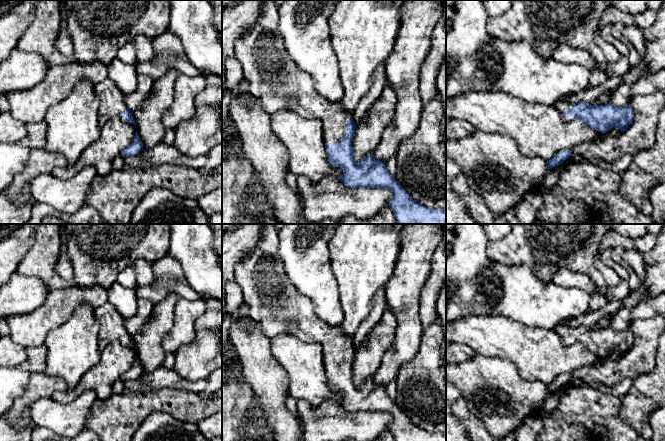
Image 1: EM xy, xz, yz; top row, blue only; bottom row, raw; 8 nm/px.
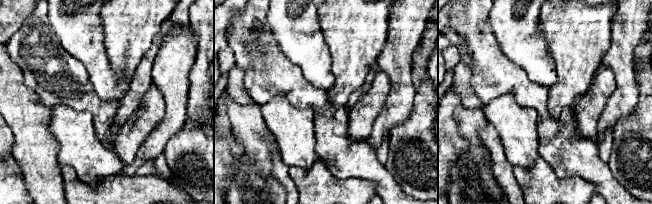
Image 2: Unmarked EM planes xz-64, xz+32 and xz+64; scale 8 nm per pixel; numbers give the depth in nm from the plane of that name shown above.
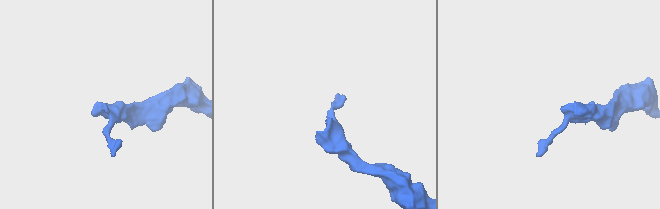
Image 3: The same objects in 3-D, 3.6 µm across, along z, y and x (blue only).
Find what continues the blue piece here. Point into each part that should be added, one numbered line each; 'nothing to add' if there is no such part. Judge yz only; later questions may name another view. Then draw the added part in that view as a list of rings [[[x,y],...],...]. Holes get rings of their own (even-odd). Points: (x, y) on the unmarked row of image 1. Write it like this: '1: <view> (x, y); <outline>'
1: yz (562, 329); [[[562,321],[560,322],[555,328],[554,330],[556,331],[556,333],[558,335],[560,335],[561,337],[568,335],[569,333],[572,332],[573,328],[568,326],[566,321]]]

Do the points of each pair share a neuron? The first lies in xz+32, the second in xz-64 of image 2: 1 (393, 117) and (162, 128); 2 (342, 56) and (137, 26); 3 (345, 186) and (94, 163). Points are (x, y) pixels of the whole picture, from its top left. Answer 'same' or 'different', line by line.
1: same
2: same
3: different

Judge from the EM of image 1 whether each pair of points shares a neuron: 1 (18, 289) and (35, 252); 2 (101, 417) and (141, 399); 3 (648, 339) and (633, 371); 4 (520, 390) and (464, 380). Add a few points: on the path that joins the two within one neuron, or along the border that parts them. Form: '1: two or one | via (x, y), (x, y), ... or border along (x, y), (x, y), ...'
1: two | border along (16, 271), (23, 275), (35, 275), (46, 285)
2: one | via (111, 417), (118, 417), (131, 409)
3: one | via (645, 347), (642, 356), (635, 363)
4: one | via (506, 389), (485, 379), (478, 380)

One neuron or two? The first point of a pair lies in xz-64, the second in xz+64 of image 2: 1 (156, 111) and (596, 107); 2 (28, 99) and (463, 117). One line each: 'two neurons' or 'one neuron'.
1: one neuron
2: one neuron

